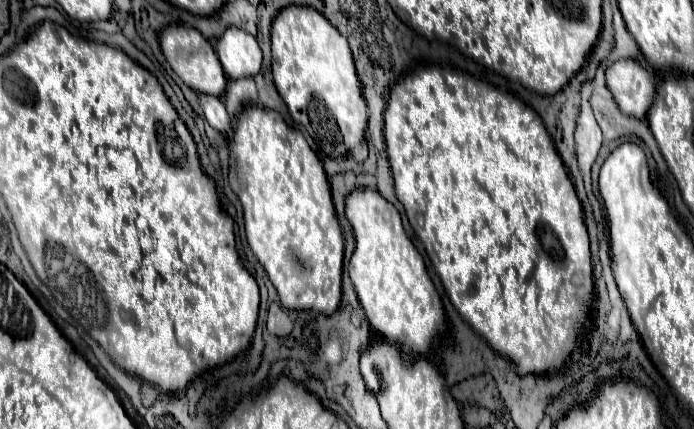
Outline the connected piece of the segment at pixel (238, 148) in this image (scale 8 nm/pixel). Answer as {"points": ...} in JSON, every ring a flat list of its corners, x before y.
{"points":[[247,107,237,117,235,135,231,137,231,171,237,175,231,179,233,189,245,211,247,243,265,267,273,287,279,293,279,301,287,309,315,309,323,315,331,315,341,305,341,267,343,267,343,231,335,215,331,201,331,187,323,171,321,161,301,135,301,131,289,127,285,121,277,125,275,115,263,107]]}

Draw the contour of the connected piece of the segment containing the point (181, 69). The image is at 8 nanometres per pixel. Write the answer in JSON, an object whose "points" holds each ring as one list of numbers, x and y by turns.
{"points":[[169,25,161,35,161,51,171,65,171,69,181,77,181,81,197,93,207,93,221,97,227,87,227,77,219,63,217,53,213,51,211,43,193,27,185,25]]}

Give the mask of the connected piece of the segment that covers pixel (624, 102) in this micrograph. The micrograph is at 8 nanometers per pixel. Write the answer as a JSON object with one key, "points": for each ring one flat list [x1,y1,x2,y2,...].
{"points":[[615,61,605,71,607,87,623,115,643,119,653,103,655,87,647,69,637,61]]}

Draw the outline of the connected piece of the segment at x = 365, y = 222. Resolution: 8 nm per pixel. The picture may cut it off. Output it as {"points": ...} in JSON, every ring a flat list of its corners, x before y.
{"points":[[355,189,347,197,345,213,353,227,355,241,357,241,347,271,355,285,359,303,365,309,365,315,367,315,371,327,383,337,385,343,399,347,401,361,405,365,411,365,411,361,415,357,429,351,433,339,439,337,441,331,445,329,445,311,443,311,441,299,433,287,433,281,427,275,427,269,425,269,425,263,423,263,419,251,415,249,415,245,411,243,411,239,407,237,405,229,401,225,399,211,391,203,387,203,387,199,383,199,377,191,371,191,371,189]]}

